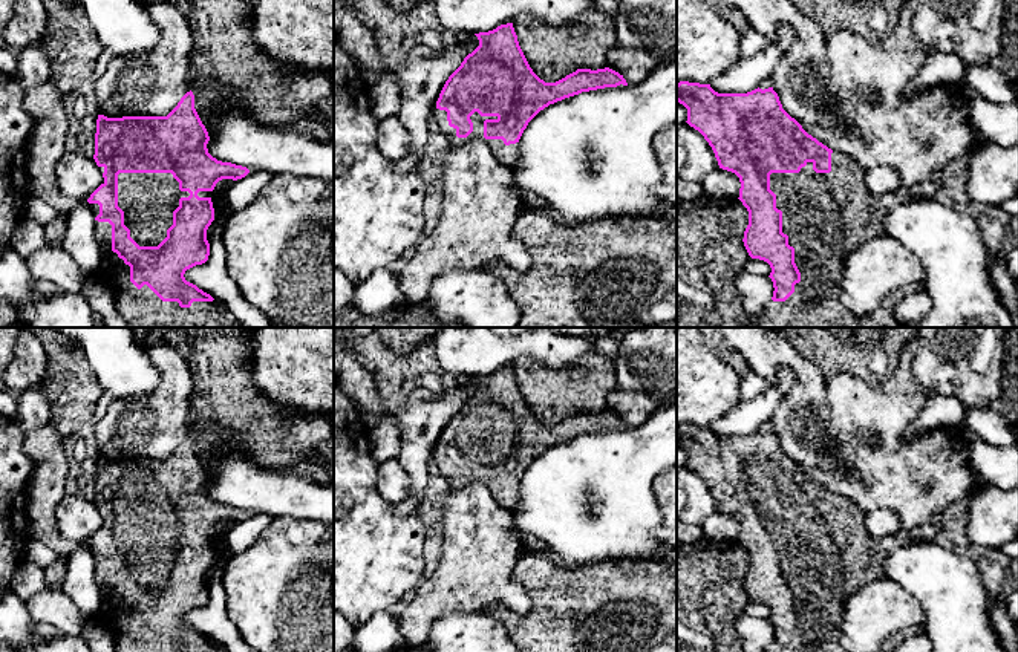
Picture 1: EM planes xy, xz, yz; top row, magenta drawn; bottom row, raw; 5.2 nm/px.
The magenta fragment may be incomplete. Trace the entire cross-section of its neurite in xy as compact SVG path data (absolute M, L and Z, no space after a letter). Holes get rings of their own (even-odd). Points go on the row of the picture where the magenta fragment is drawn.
M187 92L167 116L98 115L93 159L103 173L101 185L90 194L95 237L101 260L92 279L109 285L115 308L129 328L242 328L233 314L214 298L185 280L187 269L208 260L207 230L214 220L211 191L222 179L242 179L250 170L222 162L208 153L208 132L196 109L194 95Z

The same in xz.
M513 23L475 34L479 46L468 54L445 81L433 115L450 145L468 139L484 141L499 164L514 168L519 161L519 139L528 122L545 107L582 92L628 86L623 75L605 69L577 69L556 83L545 83L530 67L514 32Z

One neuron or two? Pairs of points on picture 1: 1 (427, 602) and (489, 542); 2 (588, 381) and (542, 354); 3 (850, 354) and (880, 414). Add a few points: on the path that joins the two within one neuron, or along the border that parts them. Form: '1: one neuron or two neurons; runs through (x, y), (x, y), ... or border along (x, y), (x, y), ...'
1: one neuron; runs through (443, 588), (473, 557)
2: two neurons; border along (594, 349), (588, 351), (571, 369)
3: two neurons; border along (828, 375), (853, 374), (876, 387)

